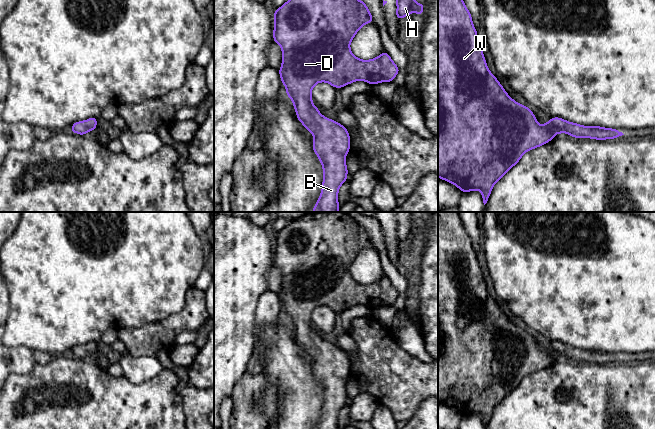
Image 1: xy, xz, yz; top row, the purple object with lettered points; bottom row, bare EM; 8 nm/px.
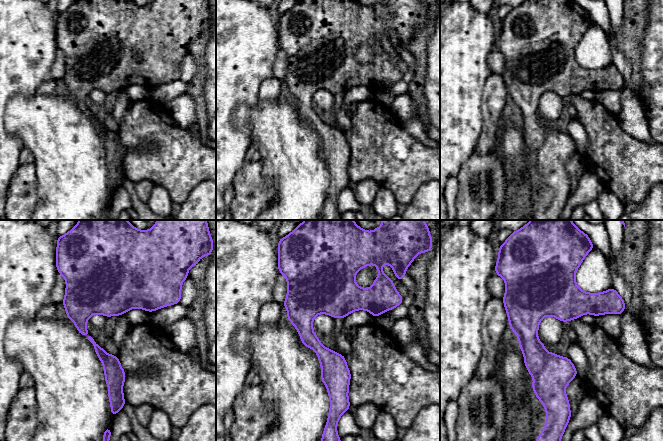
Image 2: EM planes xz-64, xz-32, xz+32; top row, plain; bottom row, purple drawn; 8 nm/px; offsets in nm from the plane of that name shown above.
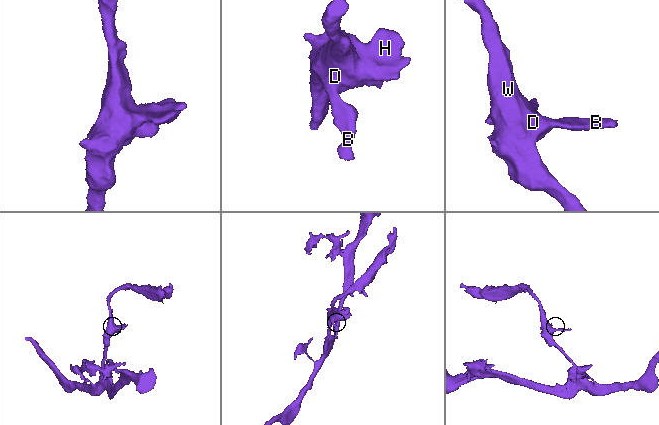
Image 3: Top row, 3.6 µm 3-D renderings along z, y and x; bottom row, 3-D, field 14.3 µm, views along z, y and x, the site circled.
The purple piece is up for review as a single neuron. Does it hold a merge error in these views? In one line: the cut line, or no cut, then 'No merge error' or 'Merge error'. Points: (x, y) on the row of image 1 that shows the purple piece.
No split. No merge error

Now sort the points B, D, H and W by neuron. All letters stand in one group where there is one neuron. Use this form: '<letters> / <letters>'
B D H W

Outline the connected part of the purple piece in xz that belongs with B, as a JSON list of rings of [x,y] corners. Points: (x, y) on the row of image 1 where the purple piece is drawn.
[[[288,0],[274,13],[274,43],[282,48],[282,65],[278,70],[286,93],[292,100],[296,116],[313,136],[313,150],[319,158],[324,179],[322,191],[312,212],[338,212],[338,191],[347,180],[345,158],[350,150],[348,130],[339,122],[324,117],[312,102],[311,91],[319,82],[342,88],[363,80],[370,85],[392,82],[400,72],[384,51],[371,60],[361,60],[350,50],[350,42],[365,24],[374,22],[367,5],[361,0]]]

